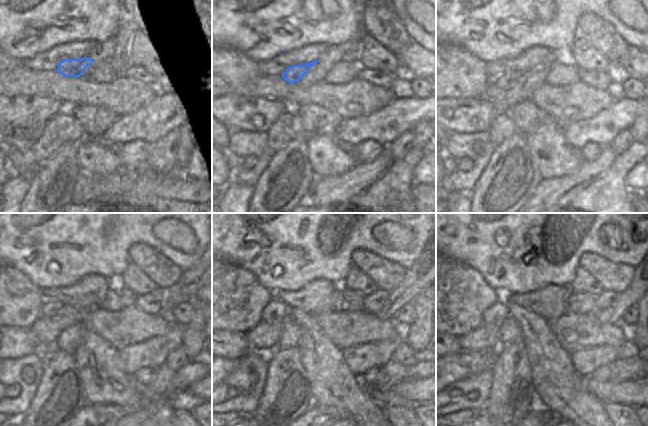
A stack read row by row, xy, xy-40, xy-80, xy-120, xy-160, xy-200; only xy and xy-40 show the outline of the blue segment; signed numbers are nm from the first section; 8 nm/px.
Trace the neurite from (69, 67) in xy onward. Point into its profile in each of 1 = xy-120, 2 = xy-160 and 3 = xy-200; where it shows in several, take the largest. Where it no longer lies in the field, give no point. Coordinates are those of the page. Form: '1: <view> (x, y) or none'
1: xy-120 (50, 307)
2: xy-160 (276, 310)
3: xy-200 (495, 314)

